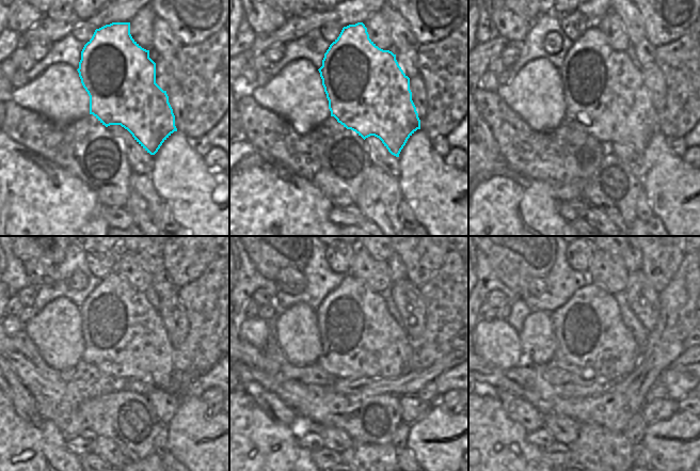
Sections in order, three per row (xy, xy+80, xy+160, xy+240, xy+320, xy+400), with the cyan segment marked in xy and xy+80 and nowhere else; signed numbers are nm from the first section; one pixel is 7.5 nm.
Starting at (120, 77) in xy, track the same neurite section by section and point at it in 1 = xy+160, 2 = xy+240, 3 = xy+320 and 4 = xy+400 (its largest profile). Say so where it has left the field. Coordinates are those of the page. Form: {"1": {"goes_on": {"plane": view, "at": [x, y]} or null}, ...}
{"1": {"goes_on": {"plane": "xy+160", "at": [605, 84]}}, "2": {"goes_on": {"plane": "xy+240", "at": [124, 335]}}, "3": {"goes_on": {"plane": "xy+320", "at": [360, 338]}}, "4": {"goes_on": {"plane": "xy+400", "at": [590, 333]}}}

